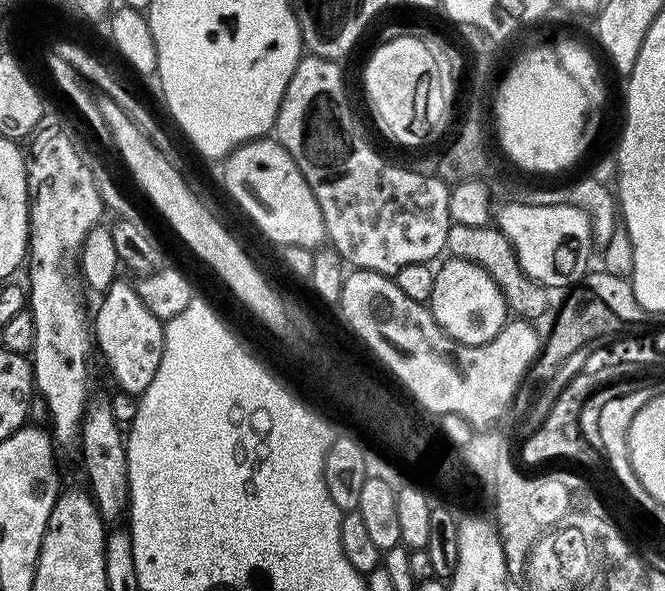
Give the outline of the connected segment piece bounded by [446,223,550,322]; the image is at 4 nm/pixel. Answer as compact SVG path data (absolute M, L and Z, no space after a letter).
M452 223L446 234L446 252L449 257L482 266L482 270L486 270L486 274L490 274L490 278L494 278L494 282L502 290L509 313L529 322L540 322L540 319L547 314L549 289L543 284L534 282L534 278L530 278L526 270L522 270L516 251L513 250L506 234L500 232L499 227L488 224L468 226Z

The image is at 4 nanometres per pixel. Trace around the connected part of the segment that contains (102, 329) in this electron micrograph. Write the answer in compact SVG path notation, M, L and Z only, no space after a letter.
M117 279L108 287L108 291L99 297L100 305L94 312L94 344L104 355L108 368L112 371L112 380L121 392L129 392L139 397L141 392L154 382L158 366L162 362L164 349L164 324L142 302L139 291L124 281Z

